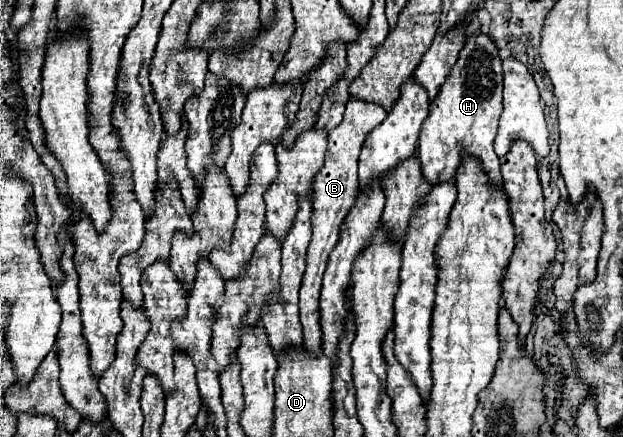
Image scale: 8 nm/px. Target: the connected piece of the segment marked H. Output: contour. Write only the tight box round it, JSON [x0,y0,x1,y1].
[419,31,503,185]

